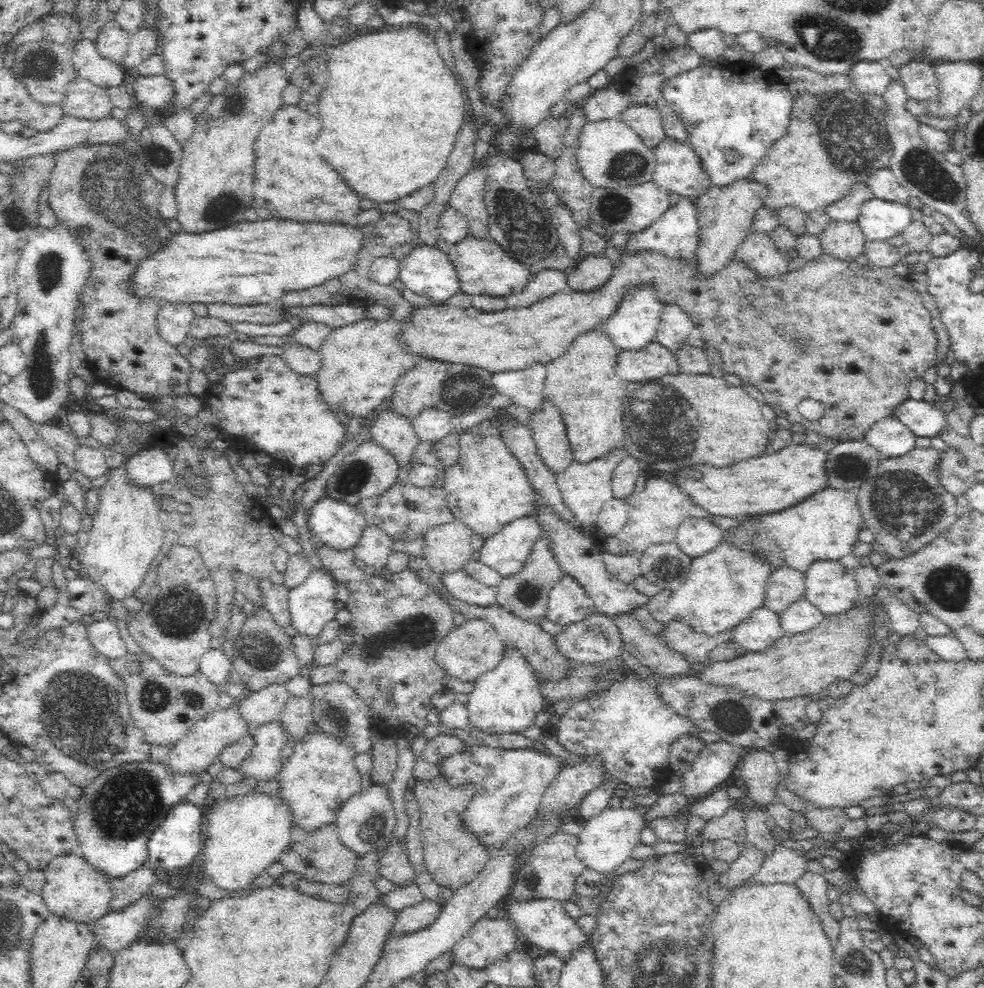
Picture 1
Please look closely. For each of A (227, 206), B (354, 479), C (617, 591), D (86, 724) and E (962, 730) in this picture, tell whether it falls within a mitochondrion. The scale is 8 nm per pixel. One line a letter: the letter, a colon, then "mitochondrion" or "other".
A: mitochondrion
B: mitochondrion
C: other
D: mitochondrion
E: other

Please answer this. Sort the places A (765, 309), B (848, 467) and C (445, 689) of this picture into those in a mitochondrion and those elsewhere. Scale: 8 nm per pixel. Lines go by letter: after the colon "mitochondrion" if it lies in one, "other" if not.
A: mitochondrion
B: mitochondrion
C: other

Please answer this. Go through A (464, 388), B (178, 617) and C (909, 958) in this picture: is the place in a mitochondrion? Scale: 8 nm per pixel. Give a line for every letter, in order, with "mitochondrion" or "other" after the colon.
A: mitochondrion
B: mitochondrion
C: other

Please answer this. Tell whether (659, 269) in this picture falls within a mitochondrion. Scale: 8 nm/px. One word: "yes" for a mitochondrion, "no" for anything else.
no

